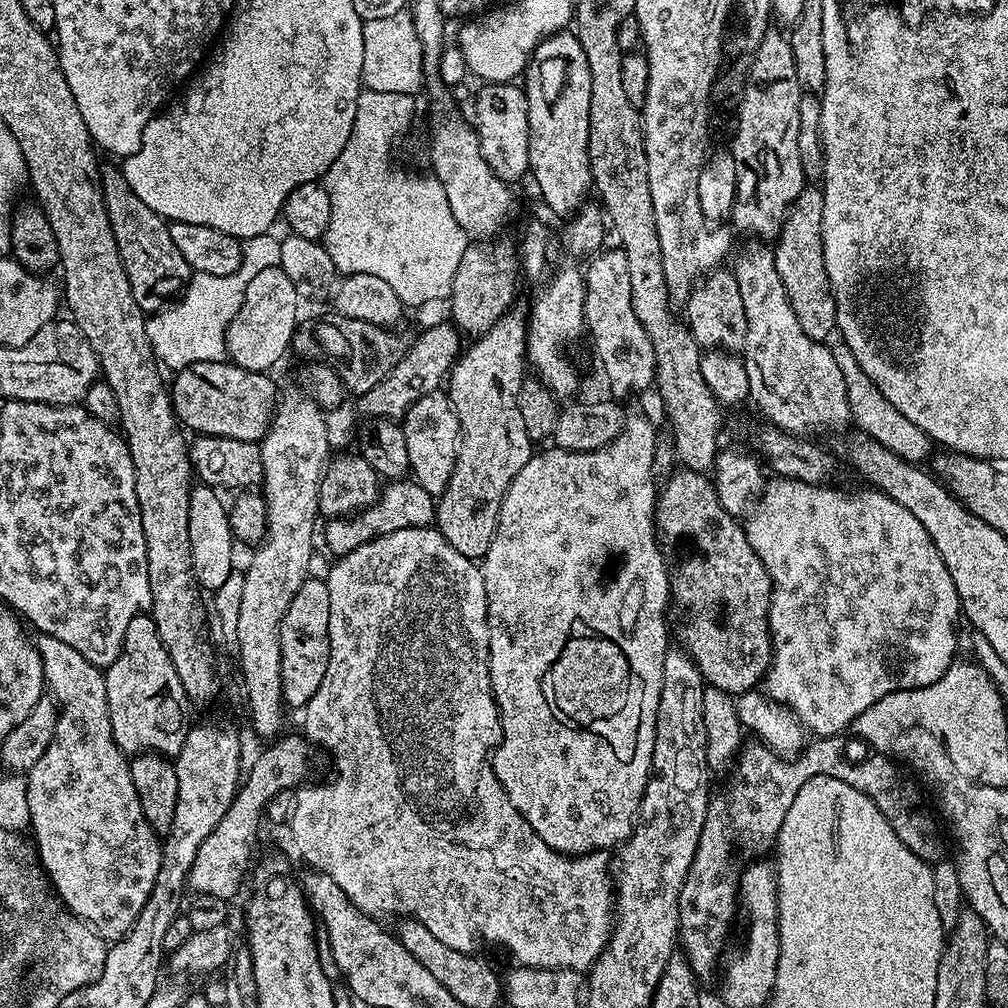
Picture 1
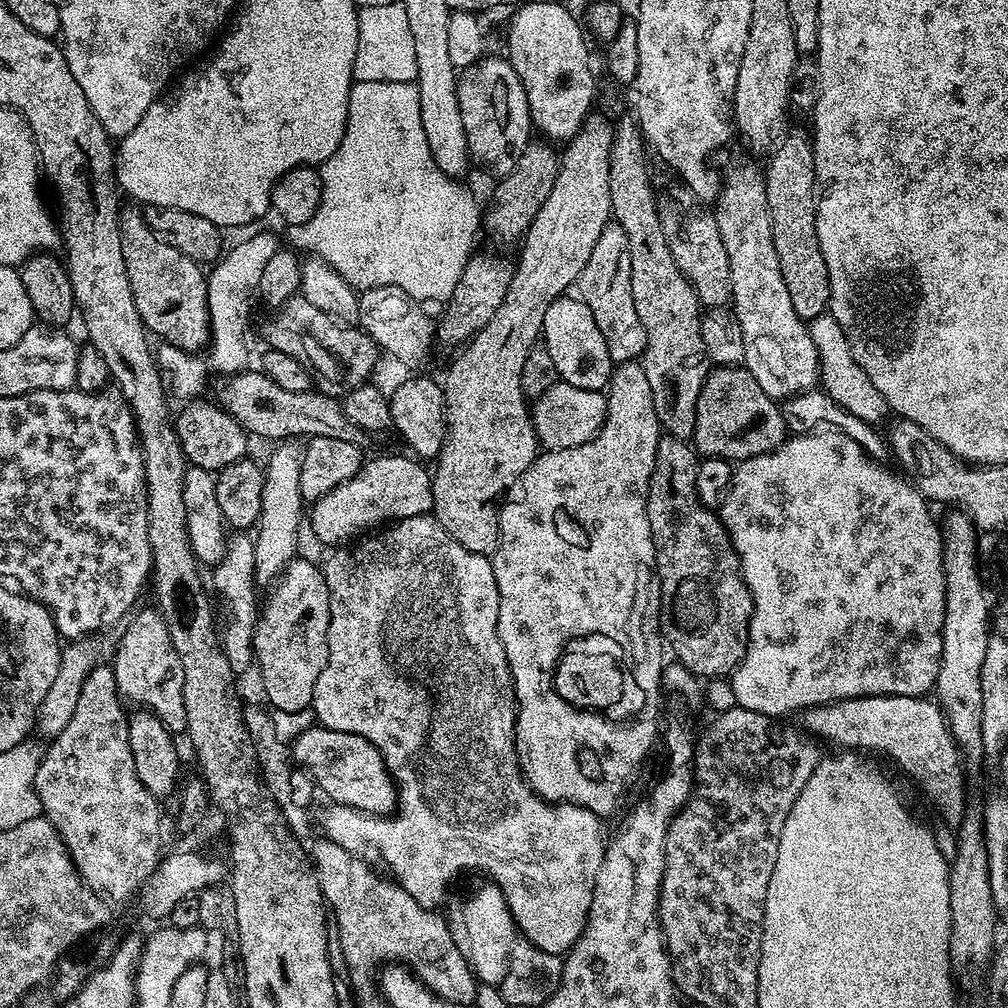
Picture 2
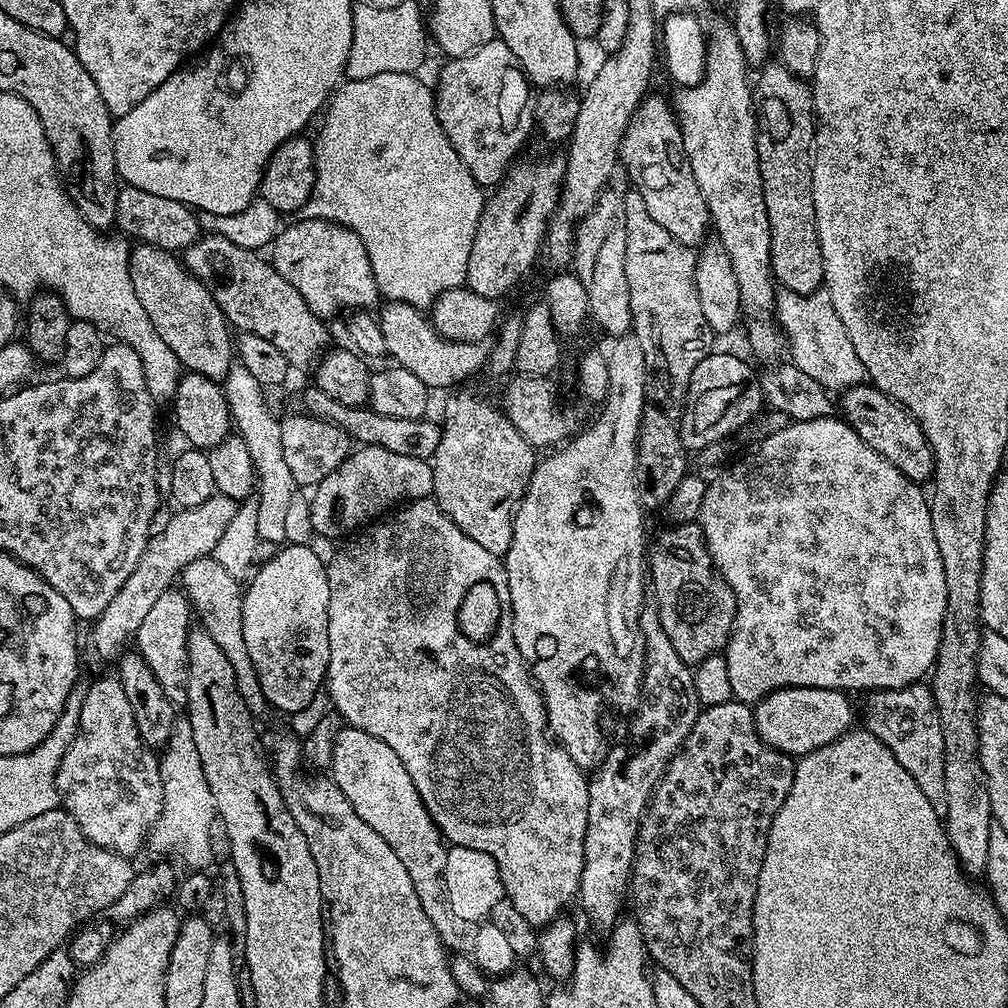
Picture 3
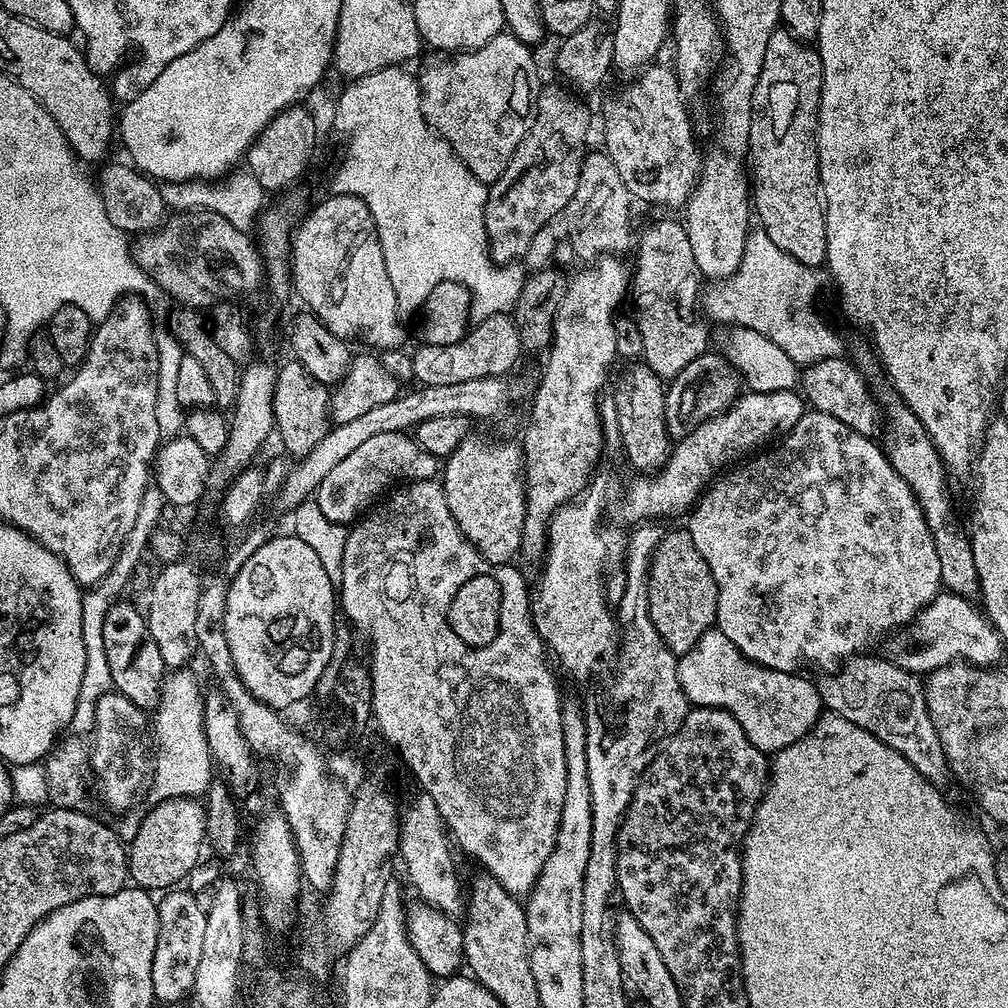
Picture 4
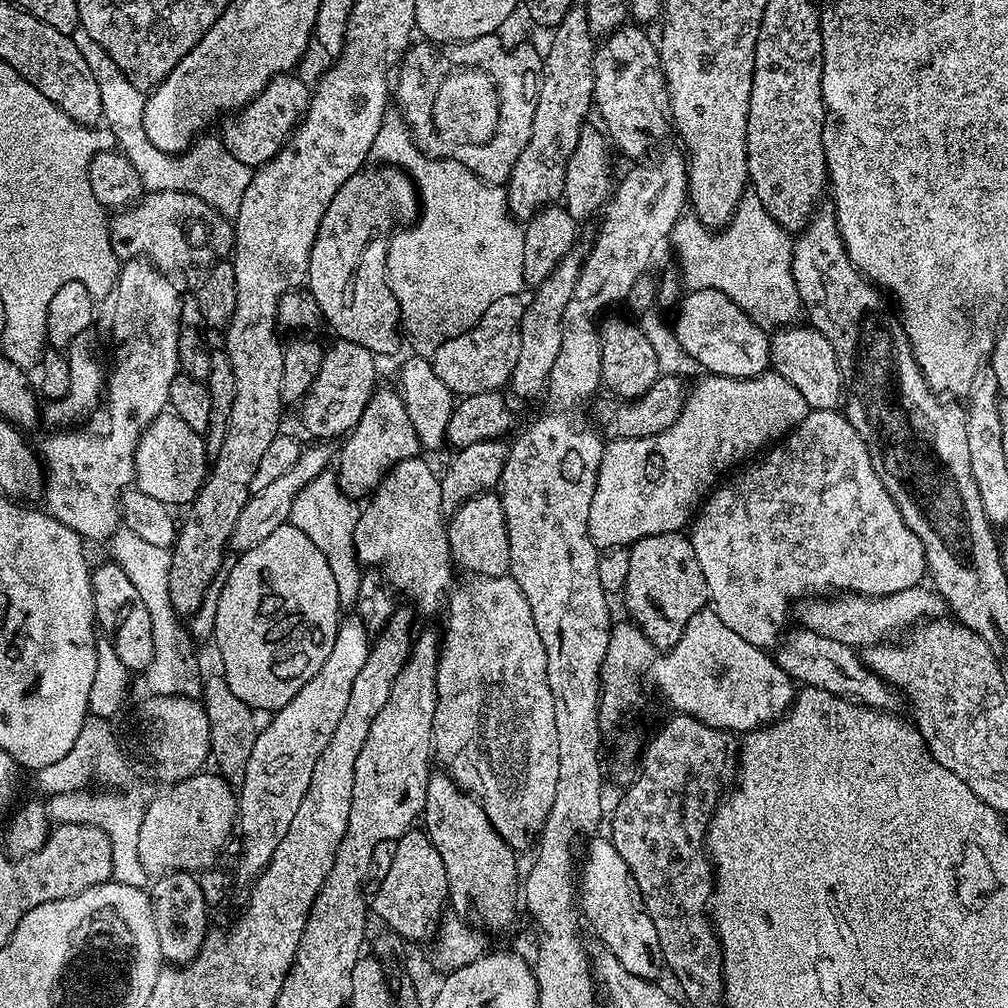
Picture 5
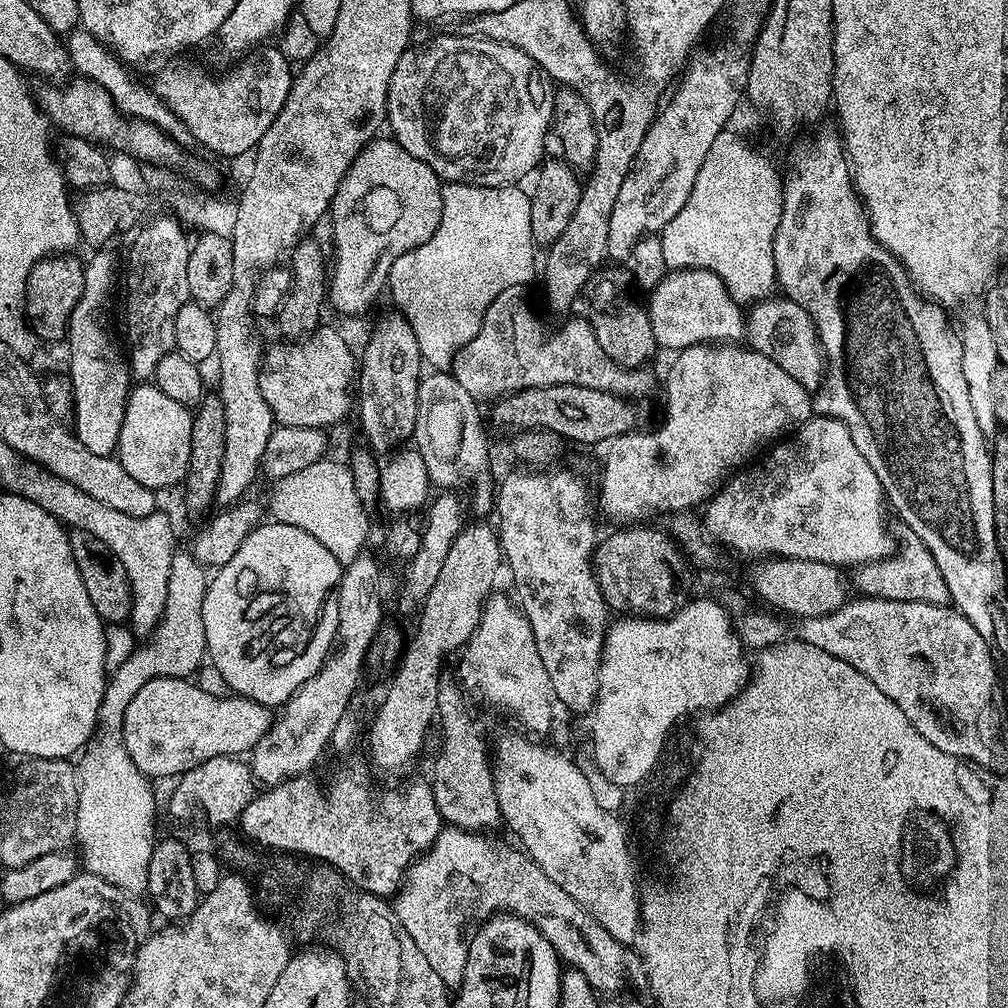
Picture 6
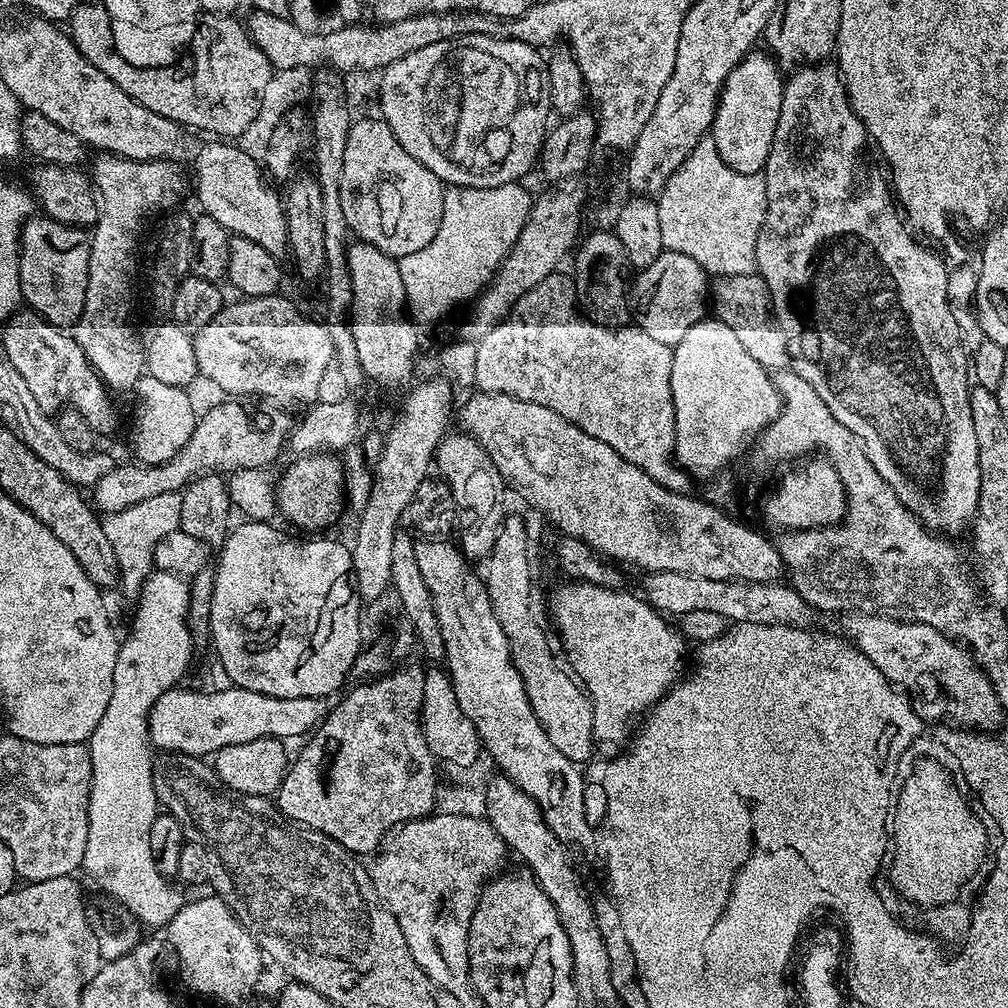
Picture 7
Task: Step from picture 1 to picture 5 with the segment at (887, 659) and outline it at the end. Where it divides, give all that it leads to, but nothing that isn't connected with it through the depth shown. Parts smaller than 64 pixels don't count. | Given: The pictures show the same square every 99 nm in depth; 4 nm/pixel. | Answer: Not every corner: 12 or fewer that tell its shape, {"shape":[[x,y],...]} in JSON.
{"shape":[[843,411],[704,500],[711,607],[772,650],[809,594],[928,563]]}

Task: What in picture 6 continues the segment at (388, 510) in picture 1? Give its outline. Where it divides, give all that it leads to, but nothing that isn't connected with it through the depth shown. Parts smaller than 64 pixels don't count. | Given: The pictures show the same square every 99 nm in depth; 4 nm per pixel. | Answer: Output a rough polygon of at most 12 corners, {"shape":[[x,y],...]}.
{"shape":[[403,316],[377,322],[358,364],[367,447],[413,439],[422,379]]}

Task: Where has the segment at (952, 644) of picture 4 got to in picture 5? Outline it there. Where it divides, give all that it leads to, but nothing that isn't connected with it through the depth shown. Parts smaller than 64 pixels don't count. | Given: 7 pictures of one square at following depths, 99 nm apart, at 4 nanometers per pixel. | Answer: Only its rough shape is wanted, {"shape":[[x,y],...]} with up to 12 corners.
{"shape":[[931,586],[799,601],[805,629],[855,650],[943,617]]}

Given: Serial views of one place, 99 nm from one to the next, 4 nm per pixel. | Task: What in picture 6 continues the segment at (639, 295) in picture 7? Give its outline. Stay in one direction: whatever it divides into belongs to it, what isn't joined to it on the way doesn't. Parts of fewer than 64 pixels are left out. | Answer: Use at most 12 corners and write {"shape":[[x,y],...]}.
{"shape":[[705,268],[669,270],[647,293],[661,349],[731,345],[746,318]]}

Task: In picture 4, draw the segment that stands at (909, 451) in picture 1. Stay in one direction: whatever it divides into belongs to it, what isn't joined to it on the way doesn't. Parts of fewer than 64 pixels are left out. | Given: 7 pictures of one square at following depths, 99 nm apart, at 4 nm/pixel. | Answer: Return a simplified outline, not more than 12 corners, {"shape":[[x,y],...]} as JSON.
{"shape":[[749,231],[707,319],[758,330],[798,366],[839,357],[817,269]]}

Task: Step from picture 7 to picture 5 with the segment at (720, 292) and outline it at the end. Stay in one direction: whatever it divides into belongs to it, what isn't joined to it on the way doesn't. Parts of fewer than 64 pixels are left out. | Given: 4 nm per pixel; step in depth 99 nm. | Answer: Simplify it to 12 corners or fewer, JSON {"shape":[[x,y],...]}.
{"shape":[[811,326],[770,336],[774,372],[809,409],[846,395],[834,346]]}

